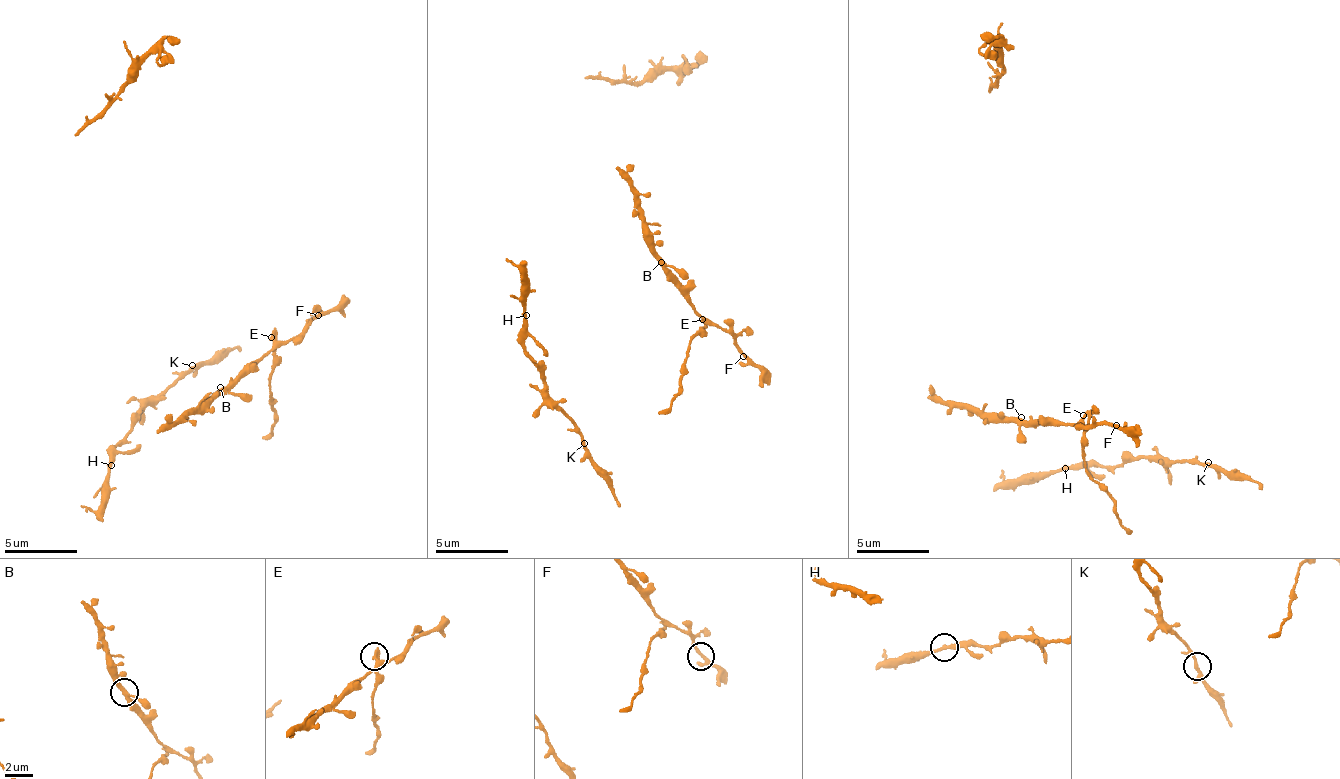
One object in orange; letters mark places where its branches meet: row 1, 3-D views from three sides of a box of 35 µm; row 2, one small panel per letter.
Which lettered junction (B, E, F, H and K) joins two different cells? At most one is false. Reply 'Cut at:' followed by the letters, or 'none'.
Cut at: E

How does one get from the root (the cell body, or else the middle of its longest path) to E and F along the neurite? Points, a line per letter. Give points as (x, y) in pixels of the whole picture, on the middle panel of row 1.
E: (664, 260), (667, 280), (676, 285), (679, 295), (695, 313), (703, 317), (701, 321)
F: (664, 260), (667, 280), (676, 285), (679, 295), (695, 313), (735, 337), (735, 347), (743, 356)

